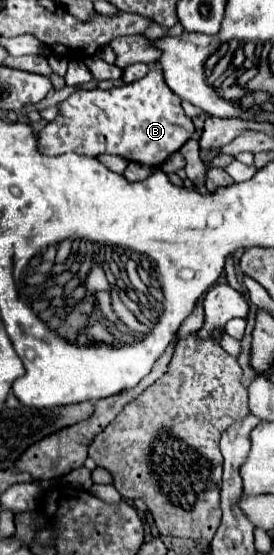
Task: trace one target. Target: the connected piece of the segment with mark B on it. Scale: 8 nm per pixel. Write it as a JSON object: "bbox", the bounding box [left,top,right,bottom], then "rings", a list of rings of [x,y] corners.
{"bbox":[39,68,193,166],"rings":[[[159,68],[145,78],[111,90],[79,90],[59,106],[59,116],[39,132],[39,150],[49,156],[75,152],[85,156],[117,154],[149,166],[163,164],[193,134],[193,122],[185,116],[181,100],[165,84]]]}

